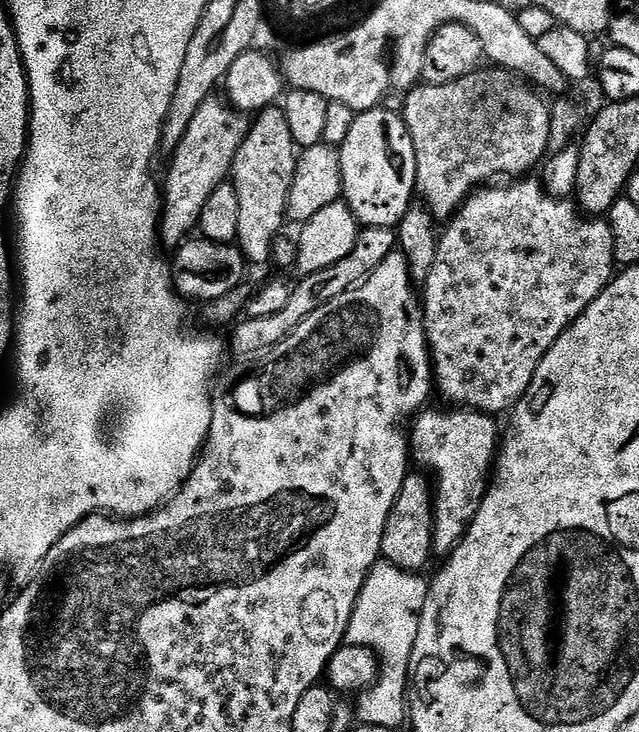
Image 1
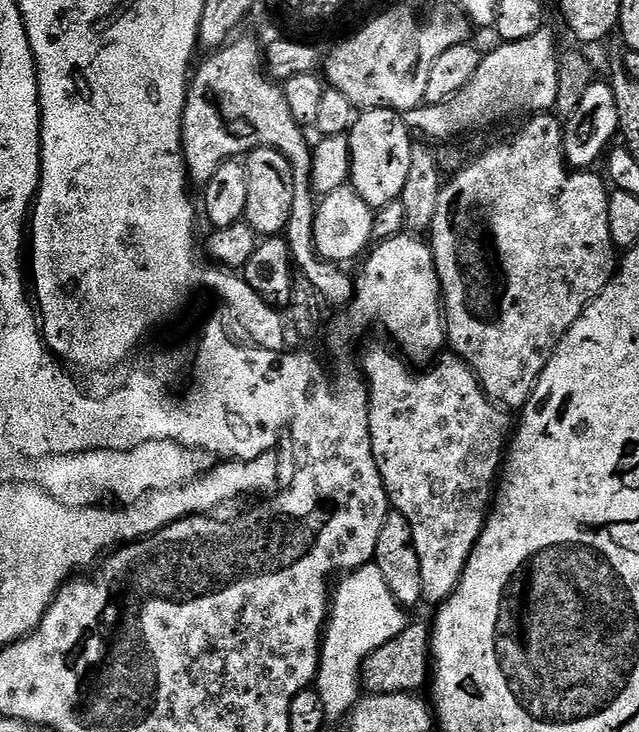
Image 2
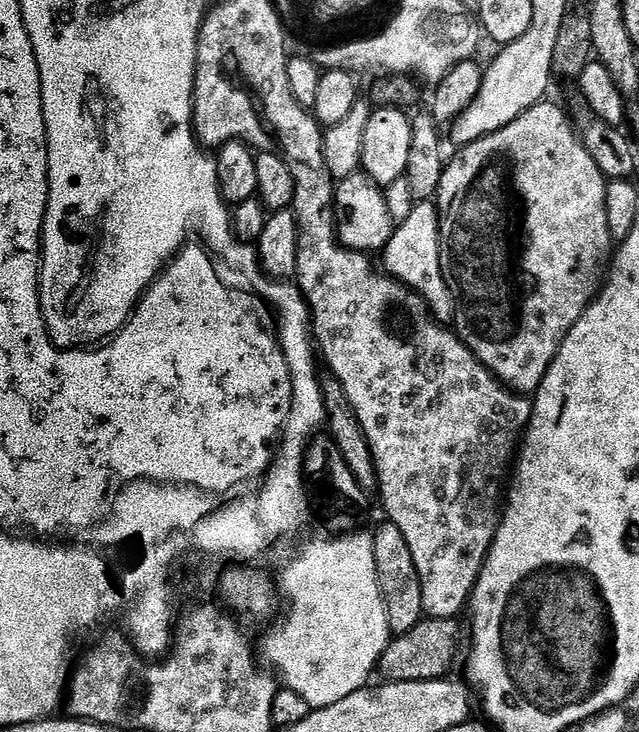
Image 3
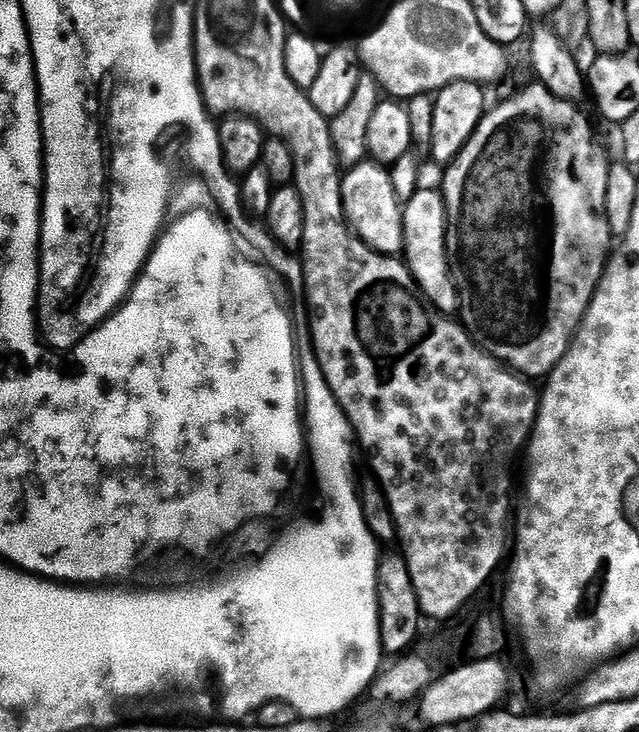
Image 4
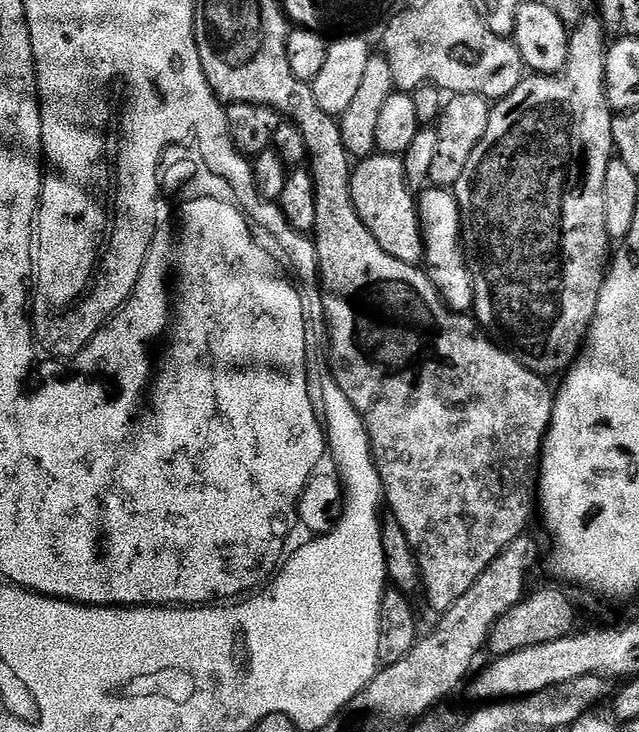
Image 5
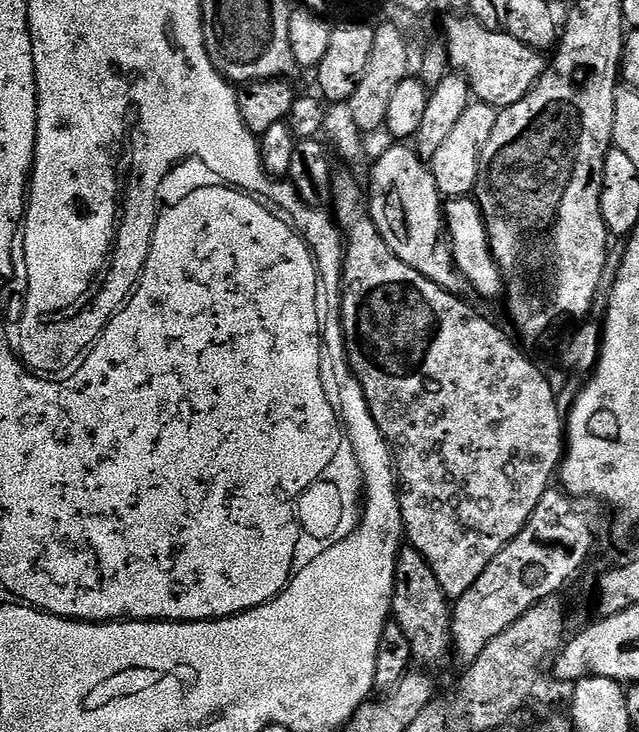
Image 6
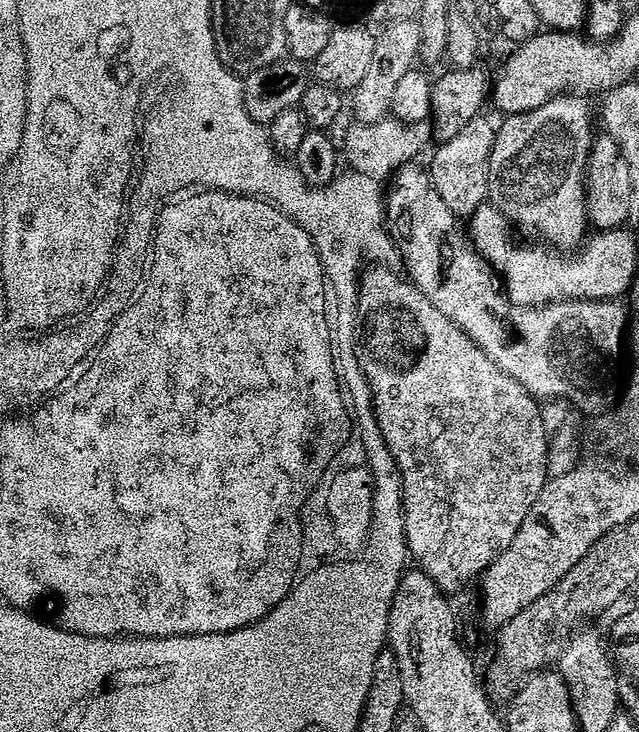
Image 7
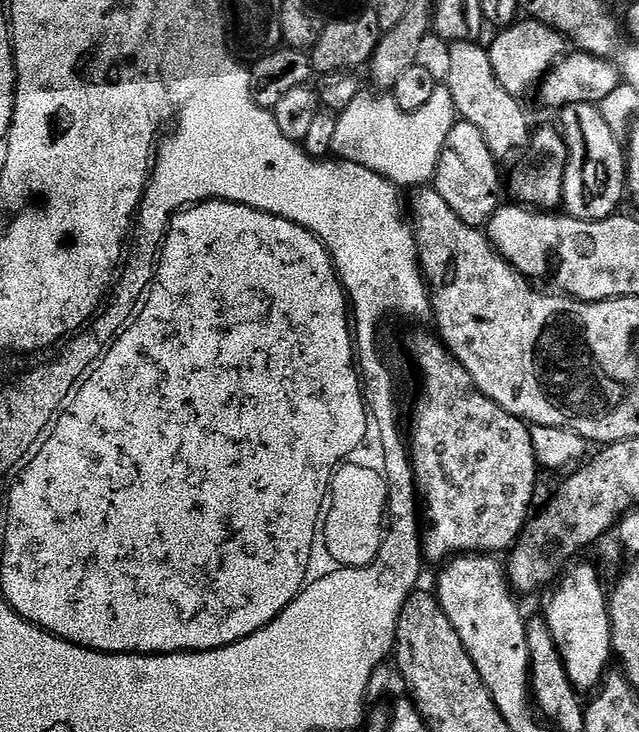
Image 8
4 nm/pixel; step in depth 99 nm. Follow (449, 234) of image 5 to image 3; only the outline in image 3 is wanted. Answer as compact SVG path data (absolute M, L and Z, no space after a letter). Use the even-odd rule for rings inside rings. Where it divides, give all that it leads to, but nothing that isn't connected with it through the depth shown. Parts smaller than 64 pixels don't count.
M417 203L410 216L395 225L390 242L382 249L383 256L388 275L418 292L437 320L453 319L452 295L440 269L440 213L435 203Z

